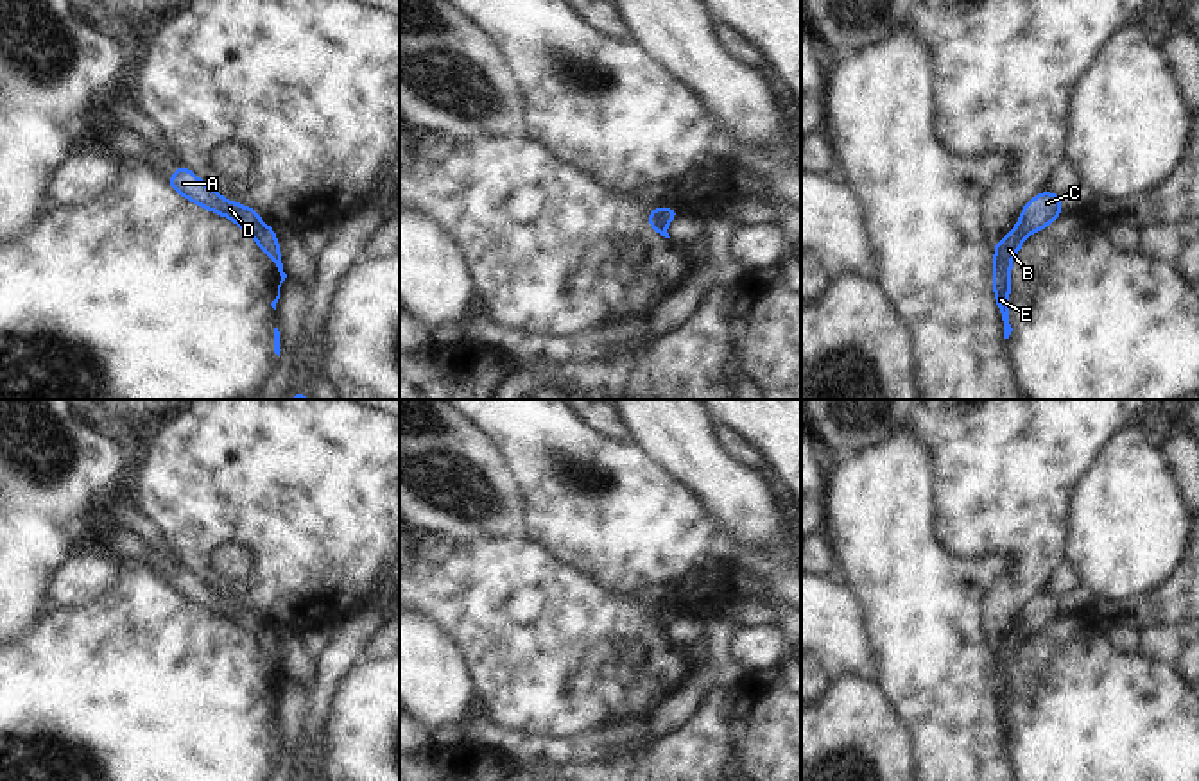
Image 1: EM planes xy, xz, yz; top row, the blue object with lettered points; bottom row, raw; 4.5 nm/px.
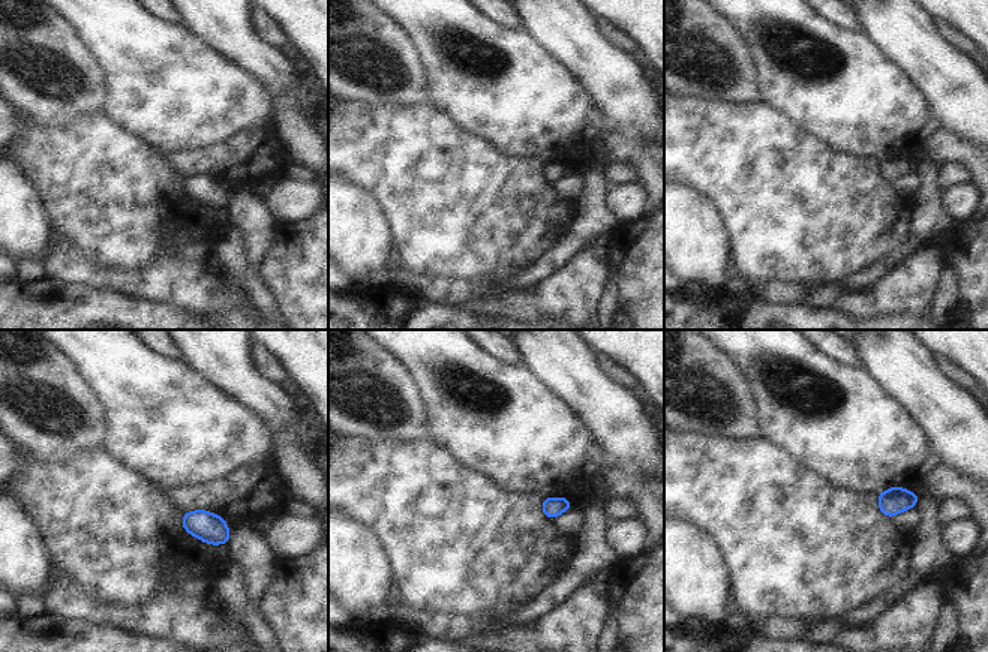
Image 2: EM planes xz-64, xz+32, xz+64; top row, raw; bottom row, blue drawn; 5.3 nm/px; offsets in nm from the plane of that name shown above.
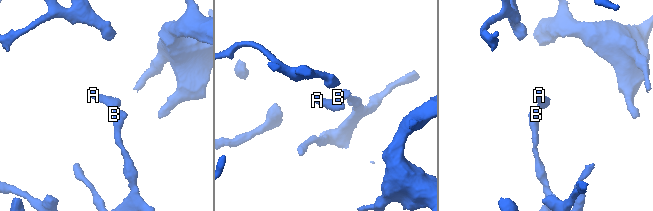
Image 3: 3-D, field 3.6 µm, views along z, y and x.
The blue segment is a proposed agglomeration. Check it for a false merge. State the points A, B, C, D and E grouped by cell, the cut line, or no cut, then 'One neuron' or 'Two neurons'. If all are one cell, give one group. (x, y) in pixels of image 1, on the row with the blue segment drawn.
Groups: A C D / B E. Split along xz (656, 208), (658, 217), (665, 224). Two neurons.

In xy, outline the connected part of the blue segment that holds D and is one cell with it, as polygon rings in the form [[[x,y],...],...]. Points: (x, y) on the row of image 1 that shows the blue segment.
[[[179,165],[176,174],[167,181],[179,195],[210,211],[217,211],[219,215],[231,219],[238,227],[253,236],[265,226],[260,220],[258,211],[224,199],[183,165]]]

